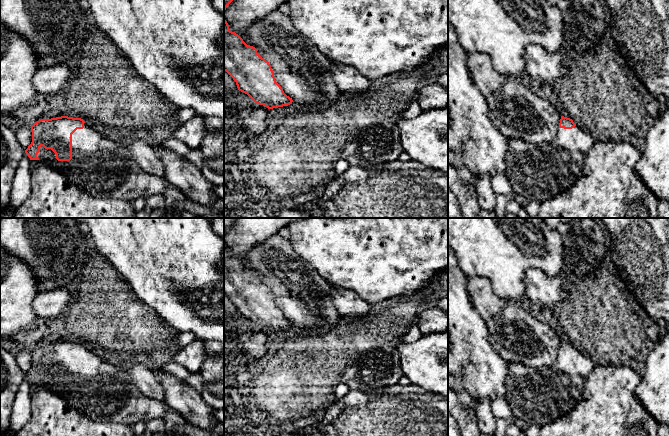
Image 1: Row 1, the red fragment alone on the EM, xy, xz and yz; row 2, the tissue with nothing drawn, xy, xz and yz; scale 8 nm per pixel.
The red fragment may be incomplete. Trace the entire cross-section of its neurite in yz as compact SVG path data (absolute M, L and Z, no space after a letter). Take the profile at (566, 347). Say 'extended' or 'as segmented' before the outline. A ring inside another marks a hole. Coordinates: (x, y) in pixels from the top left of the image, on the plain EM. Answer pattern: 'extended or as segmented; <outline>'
extended; M561 340L557 359L551 366L534 369L521 363L508 362L505 400L512 415L527 424L535 424L541 428L567 414L581 399L584 381L594 365L586 354L564 340Z

